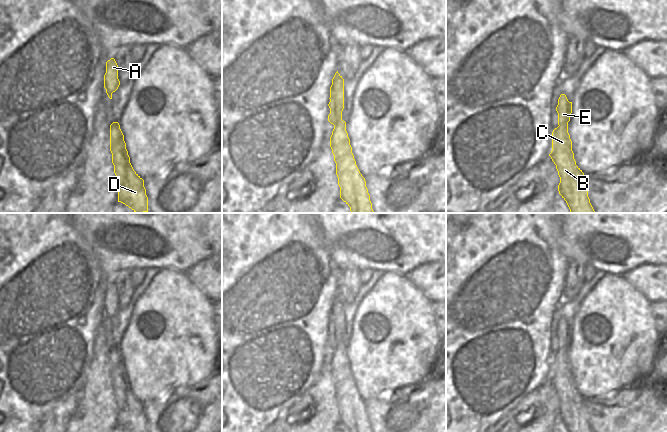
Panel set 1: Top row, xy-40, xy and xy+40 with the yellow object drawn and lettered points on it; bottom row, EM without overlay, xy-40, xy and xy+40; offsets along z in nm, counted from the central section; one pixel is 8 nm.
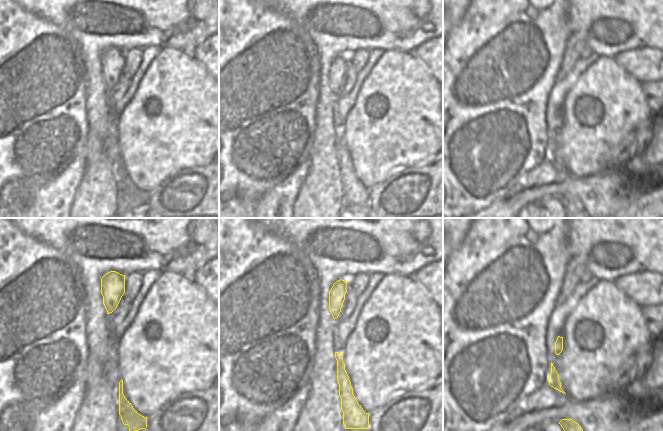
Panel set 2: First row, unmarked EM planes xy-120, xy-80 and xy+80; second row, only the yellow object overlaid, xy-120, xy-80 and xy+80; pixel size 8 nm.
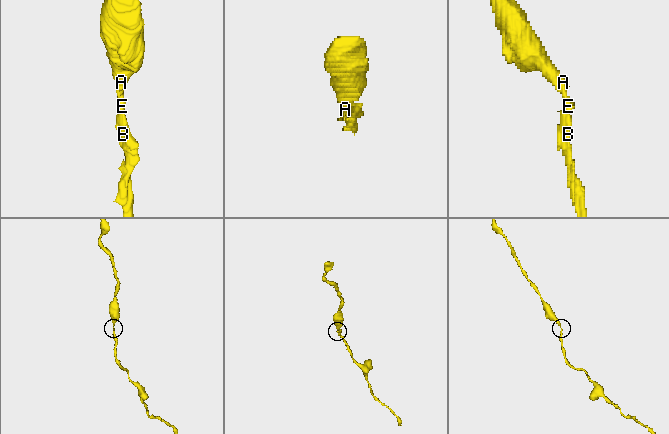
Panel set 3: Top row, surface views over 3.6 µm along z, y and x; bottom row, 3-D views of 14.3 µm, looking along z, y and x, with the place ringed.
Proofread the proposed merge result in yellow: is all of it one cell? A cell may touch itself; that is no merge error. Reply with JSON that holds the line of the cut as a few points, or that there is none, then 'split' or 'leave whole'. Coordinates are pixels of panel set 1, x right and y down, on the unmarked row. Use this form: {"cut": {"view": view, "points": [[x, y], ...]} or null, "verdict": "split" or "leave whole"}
{"cut": null, "verdict": "leave whole"}

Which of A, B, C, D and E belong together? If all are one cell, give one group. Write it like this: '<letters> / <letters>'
A B C D E

